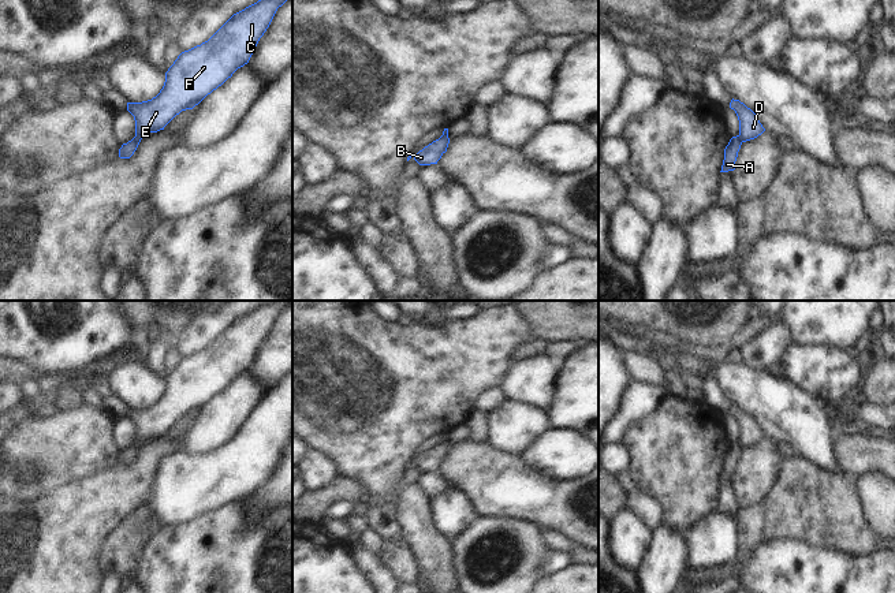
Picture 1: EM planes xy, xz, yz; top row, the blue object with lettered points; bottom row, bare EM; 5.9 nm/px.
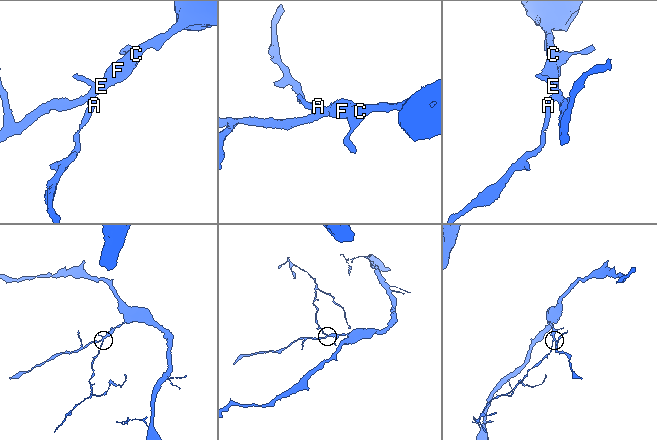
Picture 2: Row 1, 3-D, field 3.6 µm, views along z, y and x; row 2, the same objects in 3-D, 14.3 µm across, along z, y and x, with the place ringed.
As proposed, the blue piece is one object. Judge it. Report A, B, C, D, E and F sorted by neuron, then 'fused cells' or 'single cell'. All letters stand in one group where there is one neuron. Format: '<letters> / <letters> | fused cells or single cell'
A / B C D E F | fused cells

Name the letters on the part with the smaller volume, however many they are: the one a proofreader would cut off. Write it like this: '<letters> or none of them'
A

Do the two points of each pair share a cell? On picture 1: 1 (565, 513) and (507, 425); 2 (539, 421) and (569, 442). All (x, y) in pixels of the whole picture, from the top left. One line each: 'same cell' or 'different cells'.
1: different cells
2: different cells

